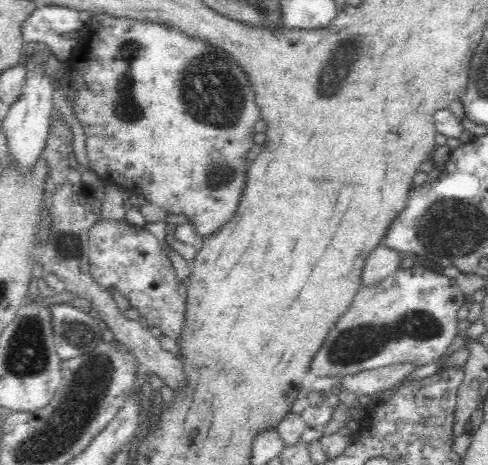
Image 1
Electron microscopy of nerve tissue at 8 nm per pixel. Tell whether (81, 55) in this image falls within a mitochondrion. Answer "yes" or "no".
no

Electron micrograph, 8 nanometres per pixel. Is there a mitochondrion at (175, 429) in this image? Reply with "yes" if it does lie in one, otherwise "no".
no

